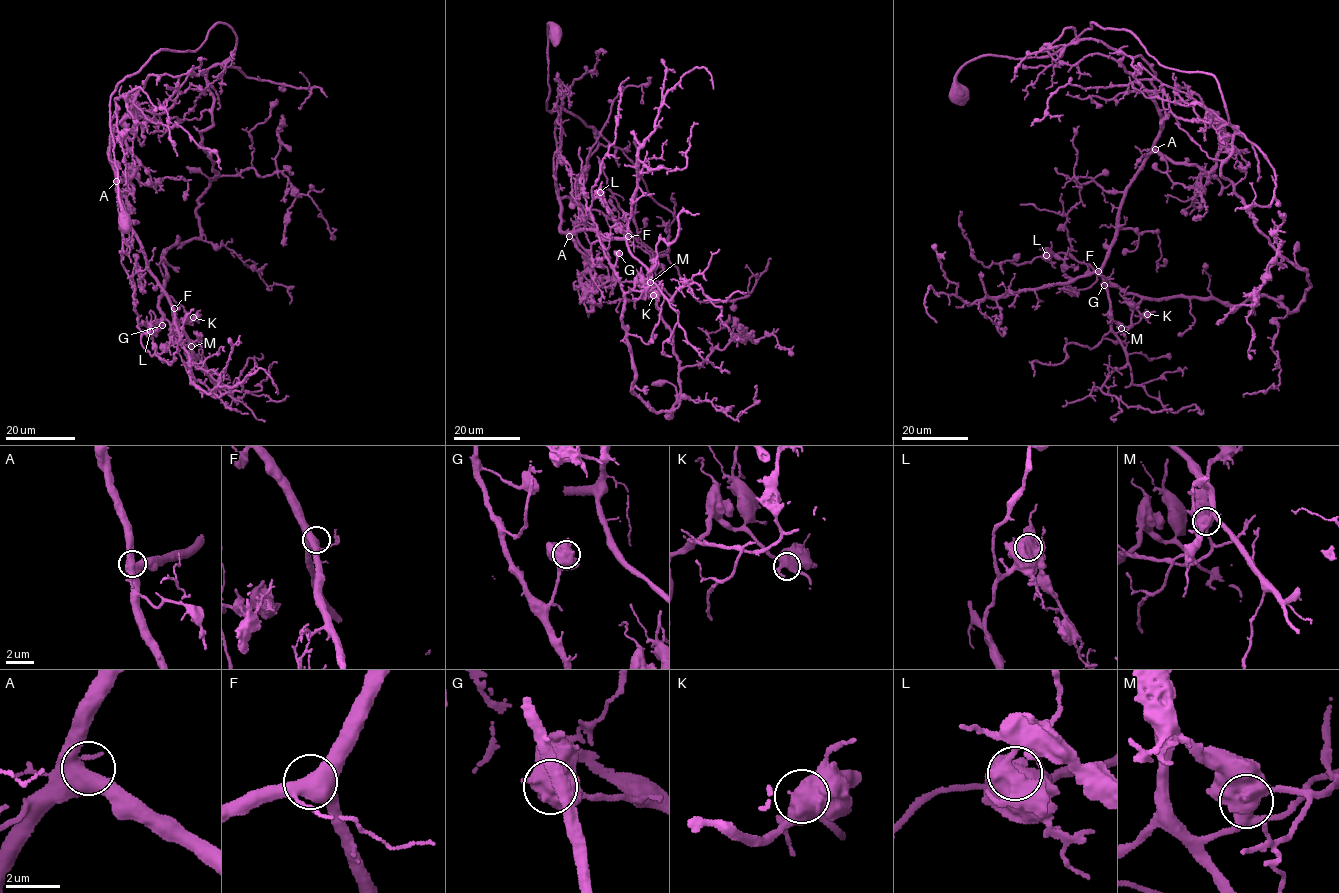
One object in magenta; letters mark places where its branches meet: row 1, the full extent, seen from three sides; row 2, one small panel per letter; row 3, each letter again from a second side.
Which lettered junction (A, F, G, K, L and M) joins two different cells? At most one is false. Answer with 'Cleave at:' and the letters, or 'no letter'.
Cleave at: M

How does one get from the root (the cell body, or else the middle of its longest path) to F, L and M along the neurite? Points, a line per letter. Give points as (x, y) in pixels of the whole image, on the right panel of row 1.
F: (958, 96), (967, 62), (1094, 22), (1214, 76), (1221, 177), (1305, 298), (1143, 299), (1115, 332), (1098, 271)
L: (958, 96), (967, 62), (1094, 22), (1214, 76), (1221, 177), (1309, 288), (1291, 312), (1146, 298), (1046, 255)
M: (958, 96), (967, 62), (1094, 22), (1214, 76), (1221, 177), (1309, 288), (1291, 312), (1143, 299), (1121, 328)

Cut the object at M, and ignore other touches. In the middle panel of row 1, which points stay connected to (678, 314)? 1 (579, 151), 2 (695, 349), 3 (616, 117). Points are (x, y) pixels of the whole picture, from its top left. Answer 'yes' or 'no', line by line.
1: no
2: yes
3: no

